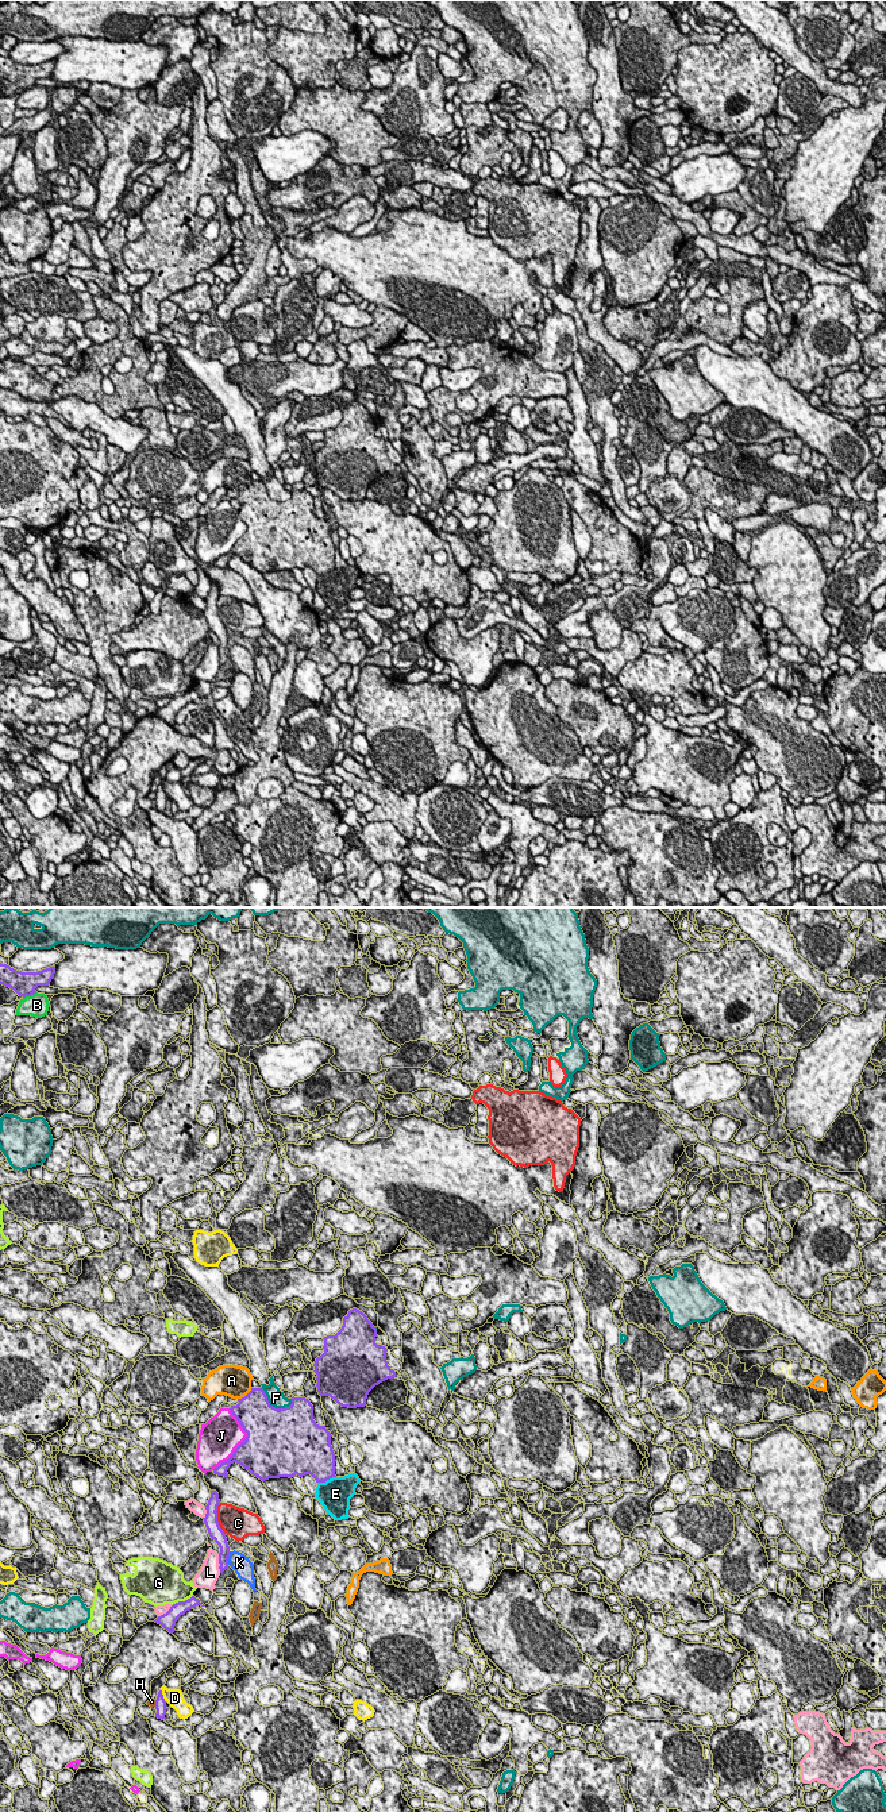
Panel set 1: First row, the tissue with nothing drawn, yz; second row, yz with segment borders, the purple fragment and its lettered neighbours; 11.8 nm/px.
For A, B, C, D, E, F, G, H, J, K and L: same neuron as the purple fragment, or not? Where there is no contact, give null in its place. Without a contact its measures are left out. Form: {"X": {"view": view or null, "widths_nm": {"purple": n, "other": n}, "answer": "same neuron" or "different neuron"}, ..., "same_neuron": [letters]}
{"A": {"view": "yz", "widths_nm": {"purple": 420, "other": 380}, "answer": "different neuron"}, "B": {"view": "yz", "widths_nm": {"purple": 280, "other": 280}, "answer": "different neuron"}, "C": {"view": "yz", "widths_nm": {"purple": 160, "other": 360}, "answer": "different neuron"}, "D": {"view": "yz", "widths_nm": {"purple": 130, "other": 200}, "answer": "different neuron"}, "E": {"view": "yz", "widths_nm": {"purple": 380, "other": 380}, "answer": "different neuron"}, "F": {"view": "yz", "widths_nm": {"purple": 500, "other": 200}, "answer": "different neuron"}, "G": {"view": "yz", "widths_nm": {"purple": 160, "other": 420}, "answer": "different neuron"}, "H": {"view": "yz", "widths_nm": {"purple": 130, "other": 90}, "answer": "different neuron"}, "J": {"view": "yz", "widths_nm": {"purple": 500, "other": 400}, "answer": "different neuron"}, "K": {"view": "yz", "widths_nm": {"purple": 140, "other": 220}, "answer": "different neuron"}, "L": {"view": "yz", "widths_nm": {"purple": 130, "other": 240}, "answer": "different neuron"}, "same_neuron": []}

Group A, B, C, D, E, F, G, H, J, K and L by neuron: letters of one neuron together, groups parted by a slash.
A / B / C / D / E / F / G / H / J / K / L

